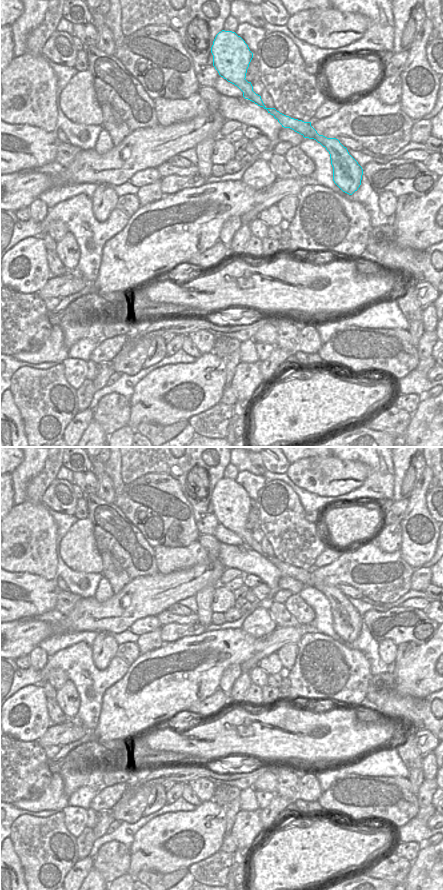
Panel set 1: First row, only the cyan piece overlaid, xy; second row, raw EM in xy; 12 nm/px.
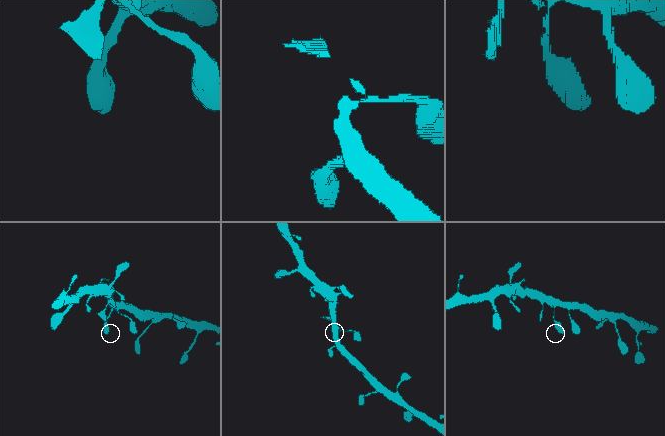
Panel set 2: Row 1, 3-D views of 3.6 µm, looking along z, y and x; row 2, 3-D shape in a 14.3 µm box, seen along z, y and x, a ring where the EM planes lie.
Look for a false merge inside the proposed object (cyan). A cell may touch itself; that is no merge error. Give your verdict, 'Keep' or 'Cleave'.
Keep.

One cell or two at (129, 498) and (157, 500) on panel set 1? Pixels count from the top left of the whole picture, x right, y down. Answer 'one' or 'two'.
one

